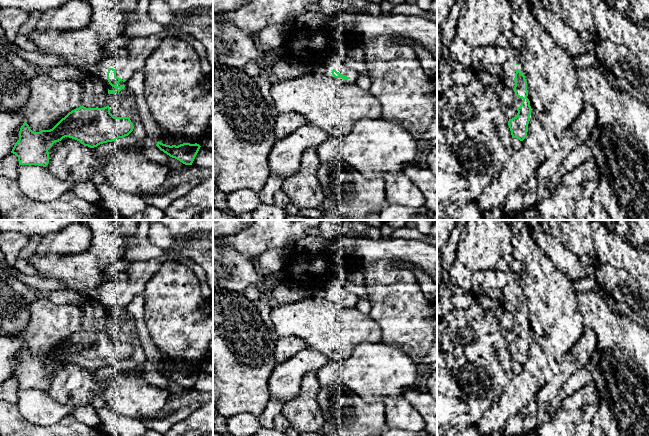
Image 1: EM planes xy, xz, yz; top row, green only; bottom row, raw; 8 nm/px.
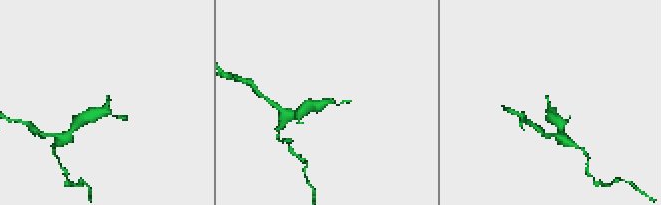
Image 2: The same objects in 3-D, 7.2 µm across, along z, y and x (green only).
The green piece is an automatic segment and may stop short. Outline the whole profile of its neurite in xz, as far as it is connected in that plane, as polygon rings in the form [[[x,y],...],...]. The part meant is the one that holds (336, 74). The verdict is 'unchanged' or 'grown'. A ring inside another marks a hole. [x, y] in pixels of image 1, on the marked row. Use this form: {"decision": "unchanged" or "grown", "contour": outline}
{"decision": "grown", "contour": [[[340,52],[327,54],[323,60],[314,64],[314,71],[331,76],[345,84],[355,84],[360,74],[351,69]]]}

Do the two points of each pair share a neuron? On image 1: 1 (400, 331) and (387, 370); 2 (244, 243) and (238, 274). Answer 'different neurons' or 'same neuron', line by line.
1: different neurons
2: different neurons

